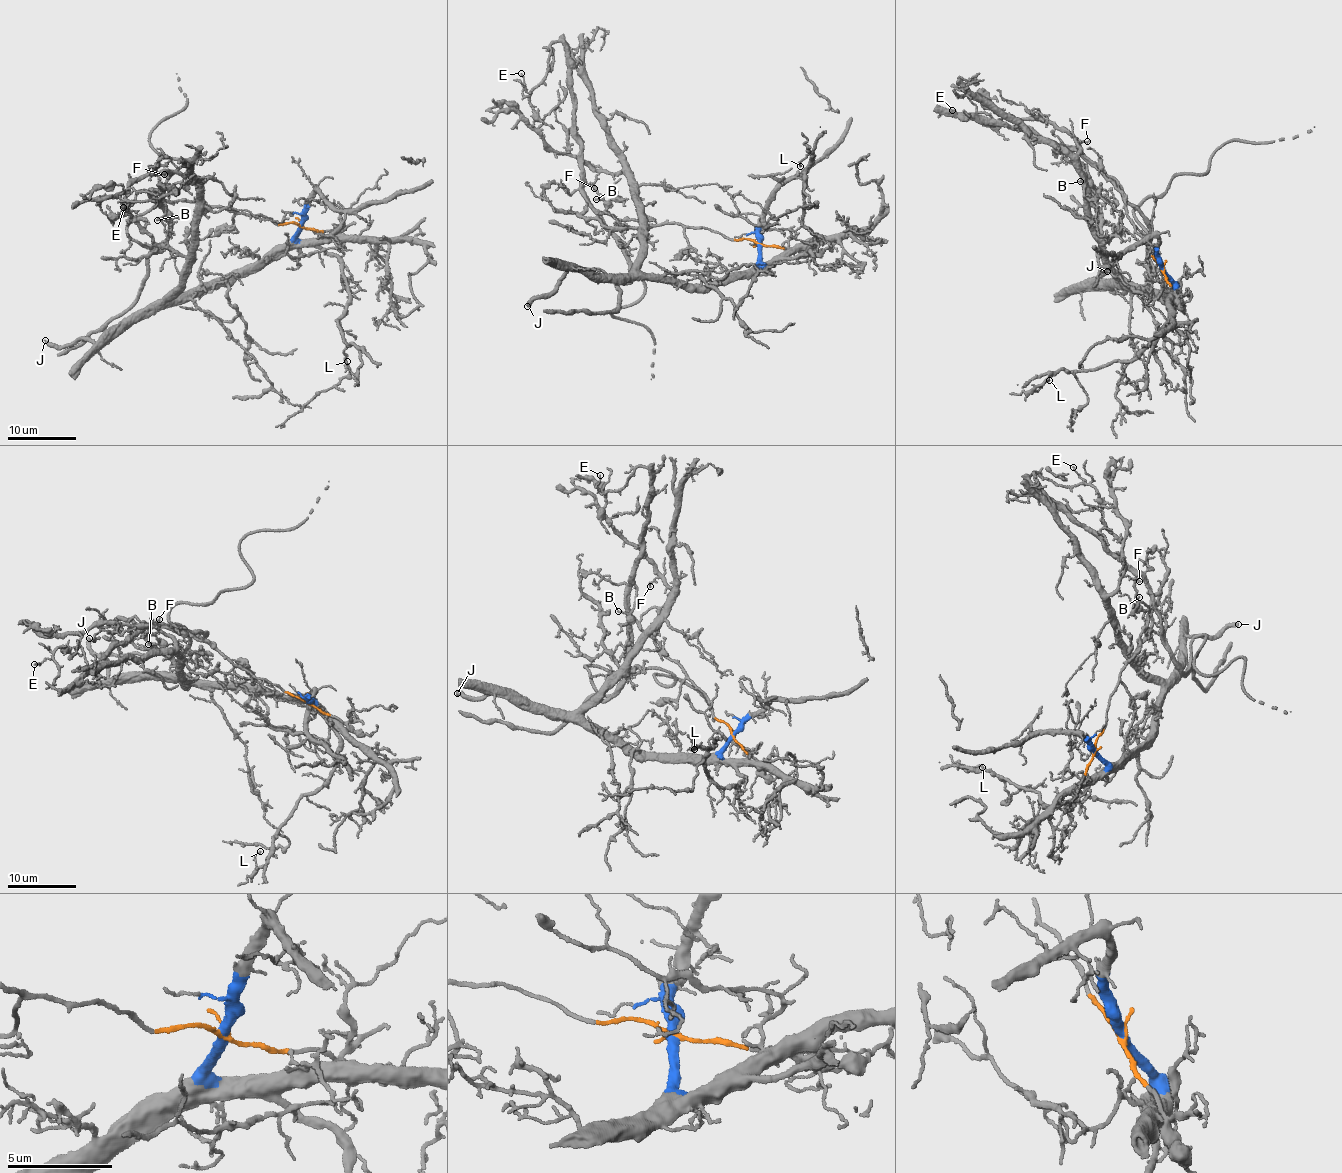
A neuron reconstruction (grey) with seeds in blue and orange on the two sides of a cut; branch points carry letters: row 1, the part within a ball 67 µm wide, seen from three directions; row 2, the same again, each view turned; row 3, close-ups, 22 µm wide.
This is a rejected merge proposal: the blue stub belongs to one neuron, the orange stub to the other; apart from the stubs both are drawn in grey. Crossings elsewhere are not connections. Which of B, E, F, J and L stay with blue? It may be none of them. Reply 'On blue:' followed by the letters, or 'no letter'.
On blue: F, J, L

